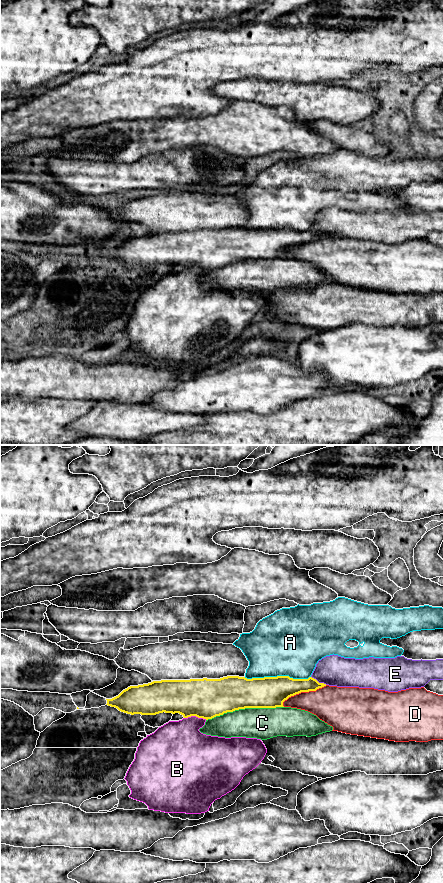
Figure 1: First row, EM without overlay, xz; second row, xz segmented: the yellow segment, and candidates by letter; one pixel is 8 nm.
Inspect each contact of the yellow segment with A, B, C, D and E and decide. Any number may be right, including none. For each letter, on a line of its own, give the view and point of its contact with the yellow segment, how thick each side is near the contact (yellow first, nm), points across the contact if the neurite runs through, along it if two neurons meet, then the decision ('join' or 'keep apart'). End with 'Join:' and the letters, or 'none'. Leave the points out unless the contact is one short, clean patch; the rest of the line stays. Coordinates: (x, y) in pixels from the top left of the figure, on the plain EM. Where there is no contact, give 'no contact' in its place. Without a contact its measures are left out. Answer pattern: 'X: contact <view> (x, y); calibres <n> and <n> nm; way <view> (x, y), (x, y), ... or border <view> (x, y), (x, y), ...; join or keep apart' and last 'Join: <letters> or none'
A: contact xz (277, 228); calibres 260 and 500 nm; keep apart
B: contact xz (195, 267); calibres 320 and 360 nm; keep apart
C: contact xz (244, 260); calibres 300 and 260 nm; keep apart
D: contact xz (303, 243); calibres 240 and 300 nm; keep apart
E: contact xz (318, 234); calibres 150 and 240 nm; keep apart
Join: none

